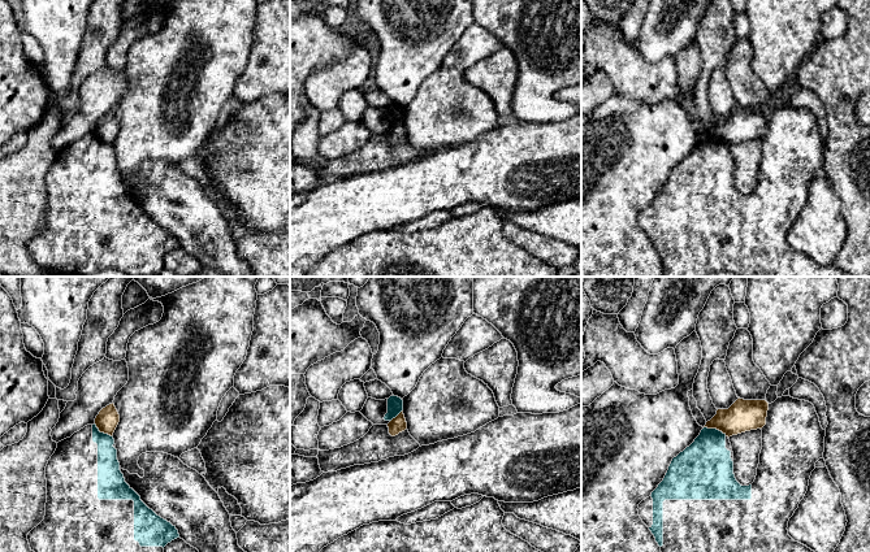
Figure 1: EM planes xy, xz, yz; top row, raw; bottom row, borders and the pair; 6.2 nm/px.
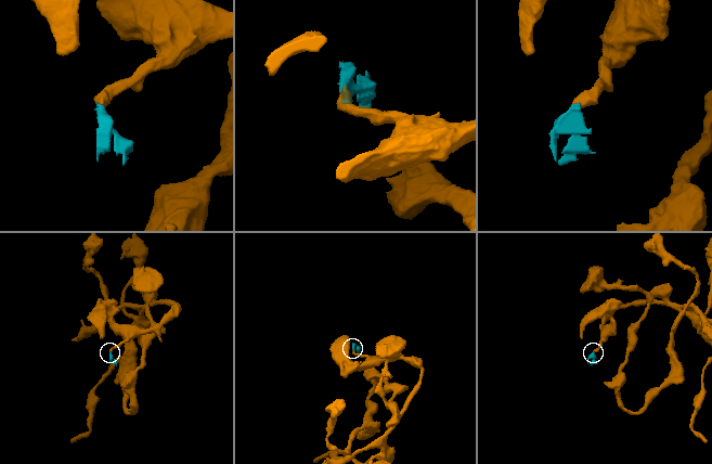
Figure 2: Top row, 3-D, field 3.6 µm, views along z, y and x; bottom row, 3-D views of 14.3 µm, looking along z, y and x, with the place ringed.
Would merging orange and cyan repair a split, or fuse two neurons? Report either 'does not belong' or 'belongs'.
does not belong

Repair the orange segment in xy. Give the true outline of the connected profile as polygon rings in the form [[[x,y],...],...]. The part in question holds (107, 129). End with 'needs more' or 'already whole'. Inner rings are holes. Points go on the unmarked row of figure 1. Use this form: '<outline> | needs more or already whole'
[[[113,112],[103,117],[95,127],[95,134],[99,140],[111,145],[113,144],[118,131],[120,123]]] | already whole

